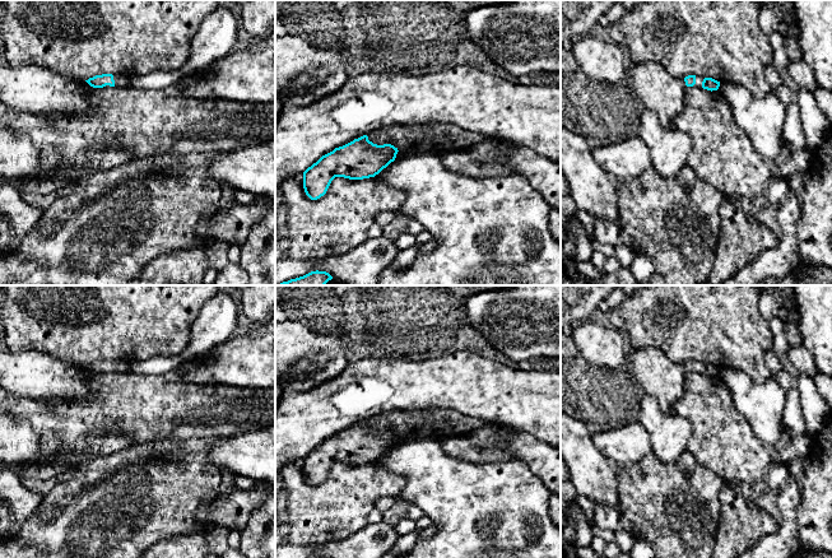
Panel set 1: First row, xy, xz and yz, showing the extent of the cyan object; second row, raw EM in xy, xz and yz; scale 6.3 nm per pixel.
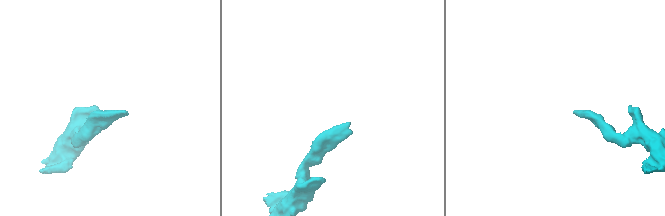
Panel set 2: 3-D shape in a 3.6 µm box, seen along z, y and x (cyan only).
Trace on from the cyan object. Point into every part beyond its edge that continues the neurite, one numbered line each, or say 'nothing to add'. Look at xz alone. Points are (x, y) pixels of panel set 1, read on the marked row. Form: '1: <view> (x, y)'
nothing to add

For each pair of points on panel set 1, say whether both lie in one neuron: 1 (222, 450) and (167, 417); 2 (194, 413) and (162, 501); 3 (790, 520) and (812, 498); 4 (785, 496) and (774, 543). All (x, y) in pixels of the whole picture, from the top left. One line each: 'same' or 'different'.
1: different
2: different
3: different
4: same

